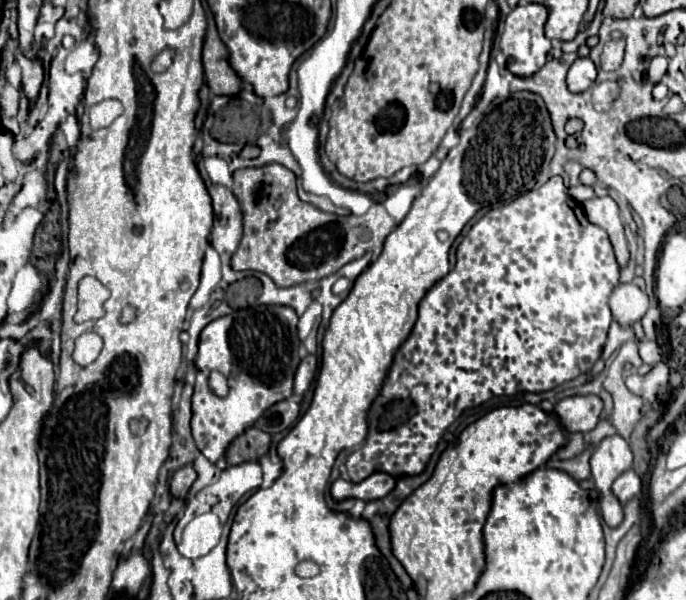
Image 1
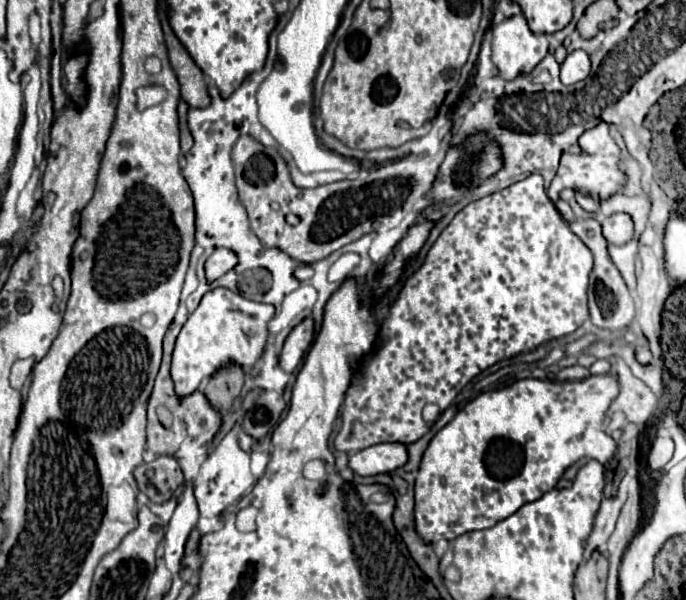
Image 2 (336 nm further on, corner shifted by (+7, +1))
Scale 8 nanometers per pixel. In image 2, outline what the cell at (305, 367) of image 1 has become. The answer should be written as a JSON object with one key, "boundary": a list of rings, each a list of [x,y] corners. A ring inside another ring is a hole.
{"boundary":[[[305,317],[297,327],[291,329],[291,333],[285,339],[283,351],[279,355],[279,365],[281,365],[283,371],[291,373],[299,367],[299,363],[305,357],[305,351],[313,343],[313,335],[315,335],[313,317]]]}

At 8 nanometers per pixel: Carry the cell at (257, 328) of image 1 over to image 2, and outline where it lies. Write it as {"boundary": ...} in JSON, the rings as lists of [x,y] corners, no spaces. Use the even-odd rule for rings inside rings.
{"boundary":[[[225,287],[211,289],[203,295],[199,307],[189,315],[181,333],[175,341],[171,377],[177,395],[191,395],[203,377],[211,377],[221,365],[239,363],[255,365],[261,357],[267,339],[267,321],[273,317],[275,307],[267,303],[257,303],[241,293]]]}

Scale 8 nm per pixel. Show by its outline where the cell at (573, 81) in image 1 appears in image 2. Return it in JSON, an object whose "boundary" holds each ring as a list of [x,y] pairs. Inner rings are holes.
{"boundary":[[[577,49],[567,55],[565,63],[561,65],[561,81],[565,85],[575,85],[591,74],[589,55],[583,49]]]}

